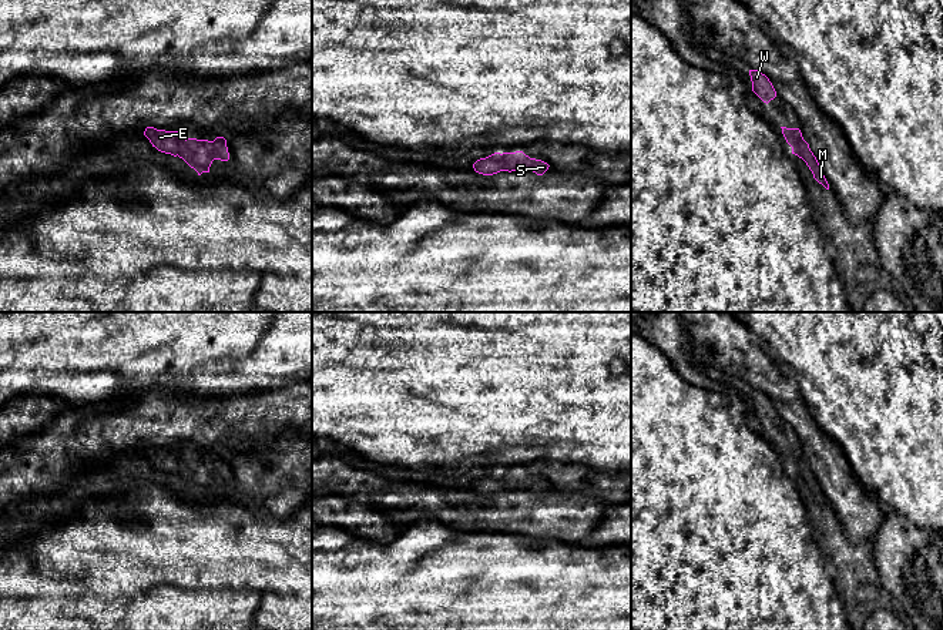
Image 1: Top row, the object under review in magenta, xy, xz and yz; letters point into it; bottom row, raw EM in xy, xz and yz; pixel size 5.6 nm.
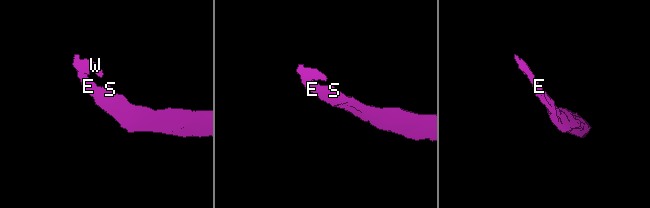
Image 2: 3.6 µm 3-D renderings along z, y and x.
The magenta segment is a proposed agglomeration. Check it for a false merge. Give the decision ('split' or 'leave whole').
leave whole

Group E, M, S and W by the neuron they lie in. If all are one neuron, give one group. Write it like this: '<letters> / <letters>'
E M S W

